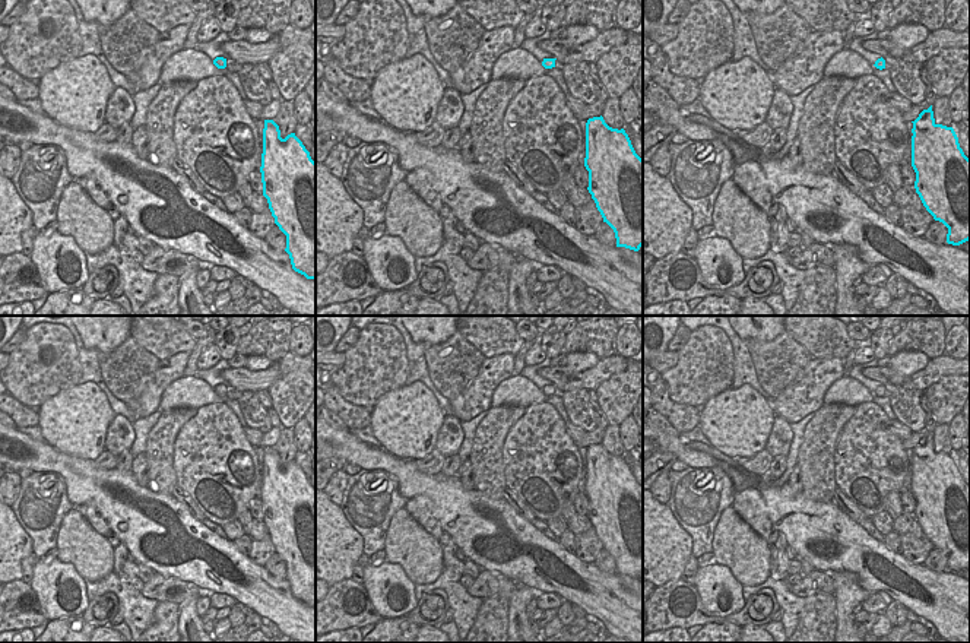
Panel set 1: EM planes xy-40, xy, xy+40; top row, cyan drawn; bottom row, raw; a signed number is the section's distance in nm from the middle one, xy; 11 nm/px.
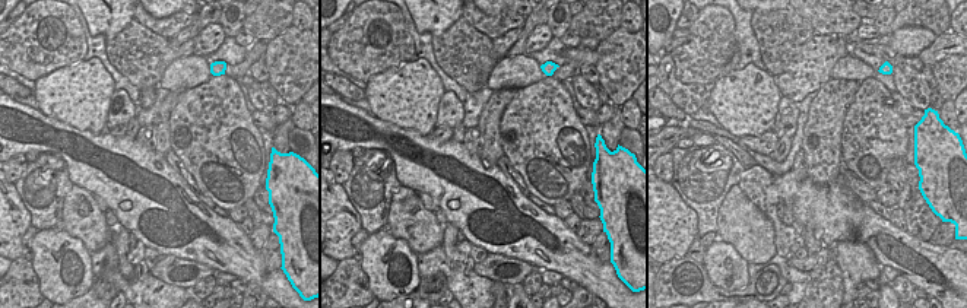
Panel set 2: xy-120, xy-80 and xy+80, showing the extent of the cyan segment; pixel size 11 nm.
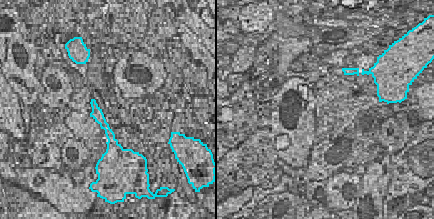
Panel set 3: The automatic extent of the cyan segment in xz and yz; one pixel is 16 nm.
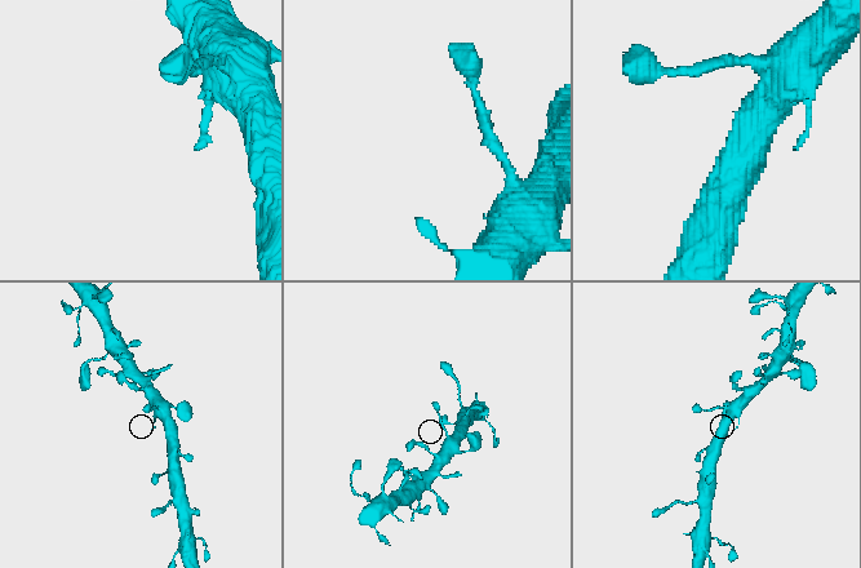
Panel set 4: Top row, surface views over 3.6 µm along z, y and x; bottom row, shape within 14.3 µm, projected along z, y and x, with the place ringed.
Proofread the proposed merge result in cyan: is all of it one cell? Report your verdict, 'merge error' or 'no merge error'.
no merge error

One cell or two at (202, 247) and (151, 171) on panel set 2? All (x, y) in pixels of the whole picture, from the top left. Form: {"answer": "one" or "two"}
{"answer": "one"}

